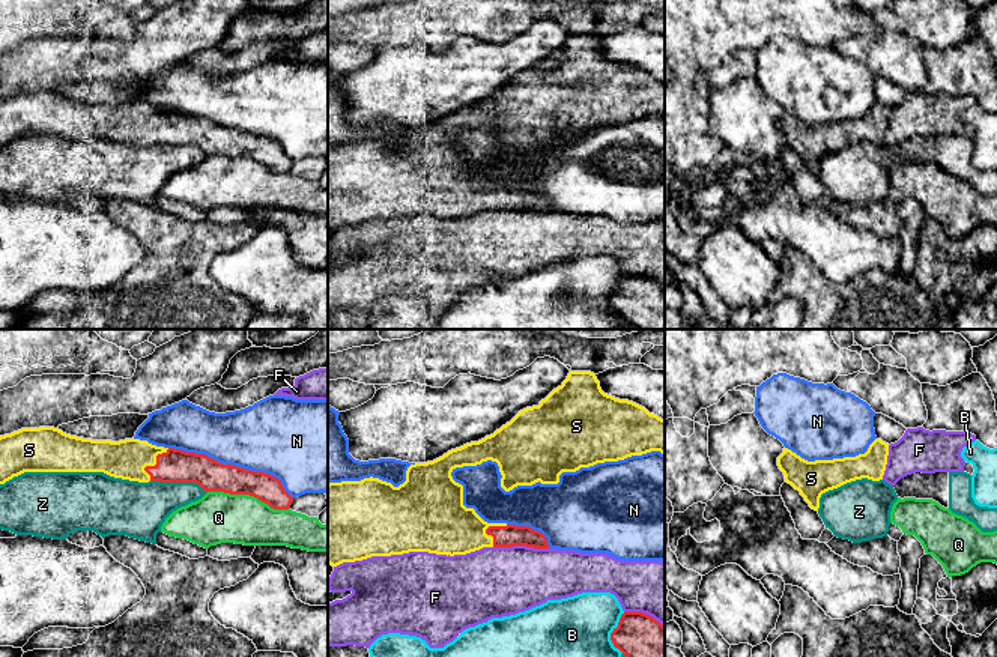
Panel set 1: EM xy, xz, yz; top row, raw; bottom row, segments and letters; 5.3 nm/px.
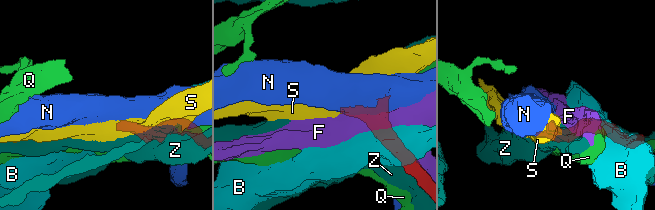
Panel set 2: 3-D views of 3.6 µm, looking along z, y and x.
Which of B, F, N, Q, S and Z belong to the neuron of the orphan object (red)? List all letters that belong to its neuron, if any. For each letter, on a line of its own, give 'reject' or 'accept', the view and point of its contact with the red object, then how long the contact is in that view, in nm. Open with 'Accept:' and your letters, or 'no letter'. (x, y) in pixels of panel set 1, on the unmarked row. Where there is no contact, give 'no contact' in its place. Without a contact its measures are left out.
Accept: S
B: reject; meets red in xz at (611, 296); contact 220 nm long
F: reject; meets red in xz at (521, 208); contact 300 nm long
N: reject; meets red in xy at (232, 128); contact 700 nm long
Q: reject; meets red in xy at (248, 157); contact 460 nm long
S: accept; meets red in xy at (155, 128); contact 200 nm long
Z: reject; meets red in xy at (179, 145); contact 320 nm long

